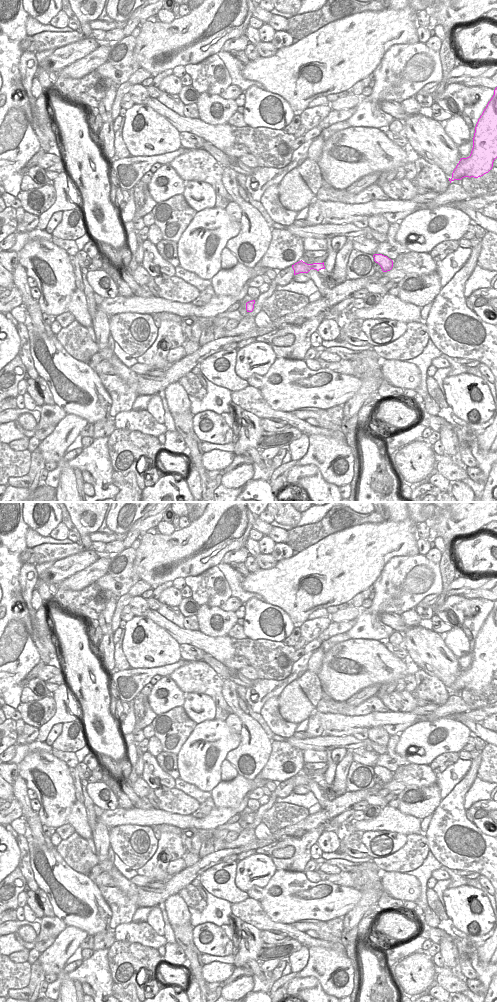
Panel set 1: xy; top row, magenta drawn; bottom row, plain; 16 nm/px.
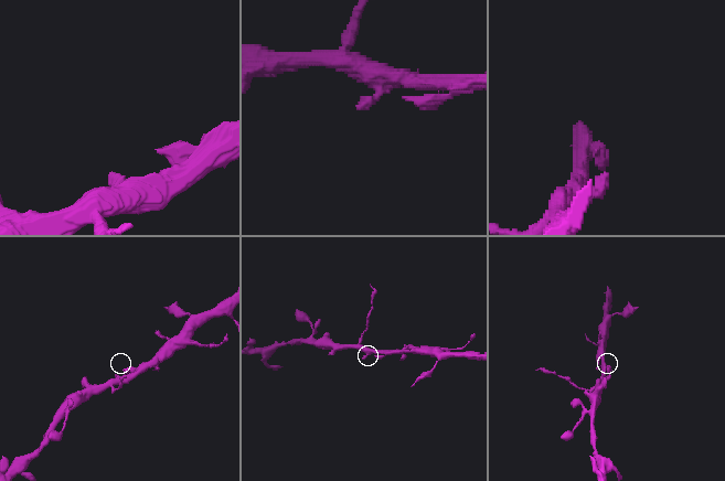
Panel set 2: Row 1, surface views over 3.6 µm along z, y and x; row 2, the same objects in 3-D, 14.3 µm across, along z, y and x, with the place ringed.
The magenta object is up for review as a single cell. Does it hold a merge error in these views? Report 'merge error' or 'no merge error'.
no merge error

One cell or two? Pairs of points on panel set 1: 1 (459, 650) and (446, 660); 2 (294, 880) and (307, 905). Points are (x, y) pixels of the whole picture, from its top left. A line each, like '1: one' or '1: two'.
1: two
2: one

